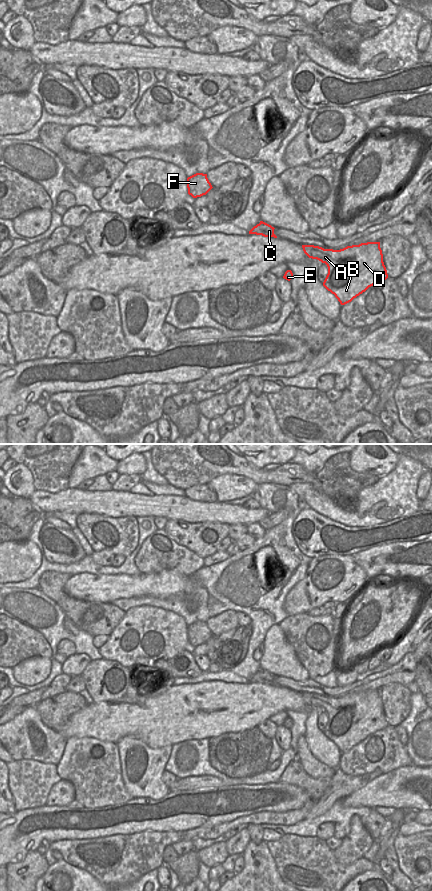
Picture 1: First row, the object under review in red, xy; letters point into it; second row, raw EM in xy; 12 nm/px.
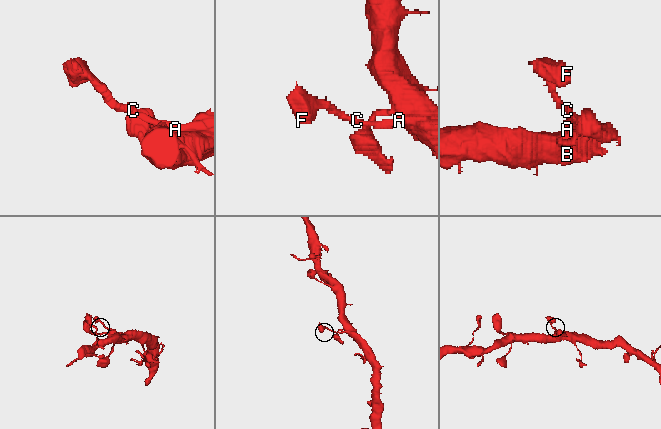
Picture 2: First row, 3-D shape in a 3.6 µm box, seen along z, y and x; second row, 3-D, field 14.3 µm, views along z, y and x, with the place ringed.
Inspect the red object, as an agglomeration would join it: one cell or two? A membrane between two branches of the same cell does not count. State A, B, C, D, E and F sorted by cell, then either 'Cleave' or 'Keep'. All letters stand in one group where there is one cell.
Groups: A B C D E F. Keep

